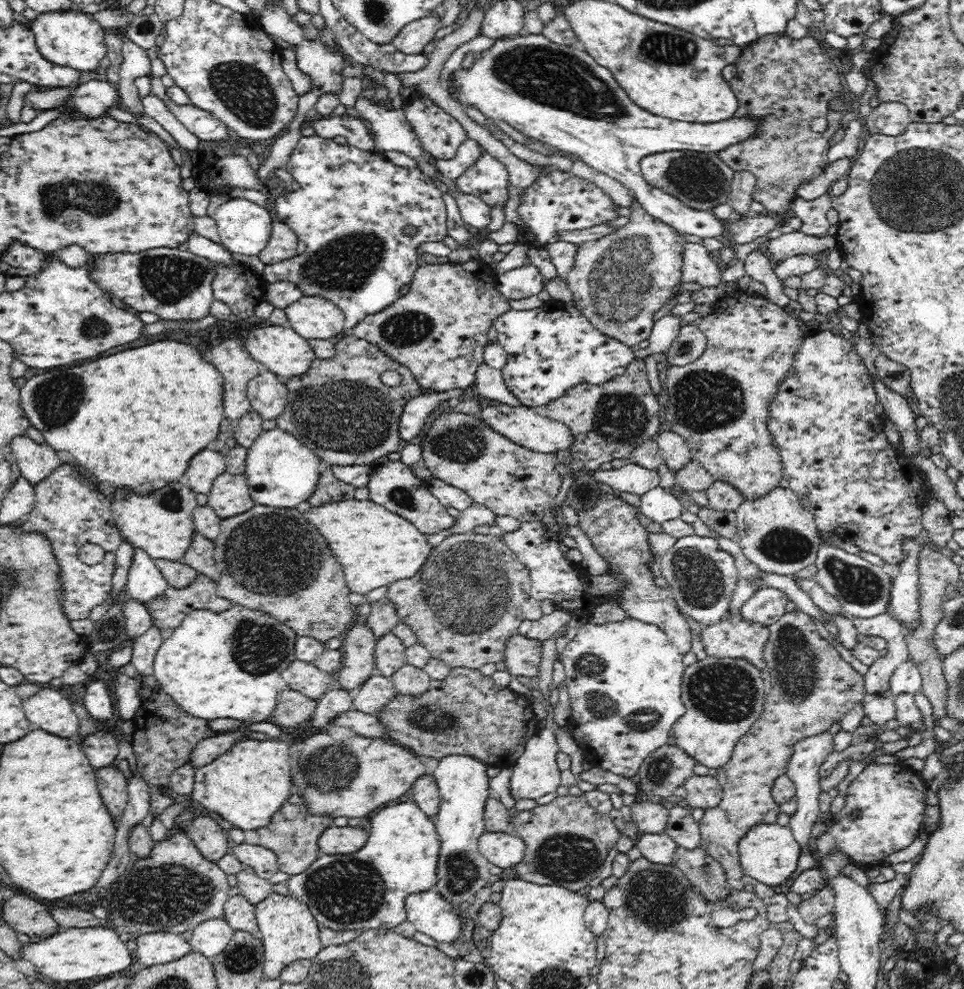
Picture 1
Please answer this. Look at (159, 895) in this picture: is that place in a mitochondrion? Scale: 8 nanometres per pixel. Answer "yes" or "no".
yes

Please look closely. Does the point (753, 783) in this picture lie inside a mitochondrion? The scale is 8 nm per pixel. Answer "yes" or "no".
no

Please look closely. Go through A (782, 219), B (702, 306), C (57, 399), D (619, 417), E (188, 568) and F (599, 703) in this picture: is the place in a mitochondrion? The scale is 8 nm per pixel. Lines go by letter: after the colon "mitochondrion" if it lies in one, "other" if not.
A: other
B: other
C: mitochondrion
D: mitochondrion
E: other
F: mitochondrion

